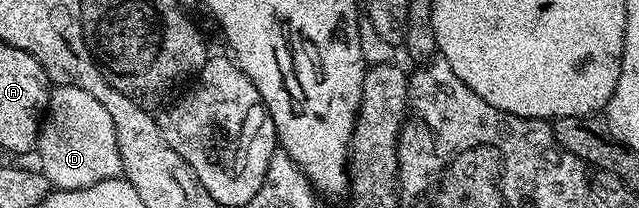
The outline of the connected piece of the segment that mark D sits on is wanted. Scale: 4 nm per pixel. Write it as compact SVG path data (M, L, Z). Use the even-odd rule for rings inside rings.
M70 85L56 86L49 94L49 107L37 135L35 157L41 160L40 172L44 173L54 190L91 187L103 179L122 176L119 143L107 107Z

